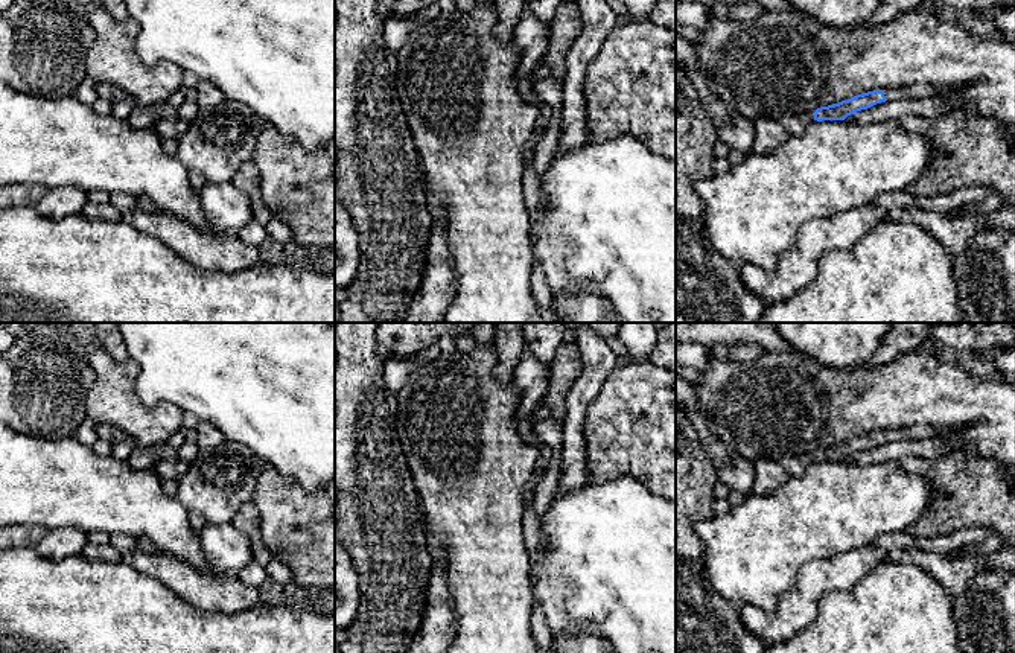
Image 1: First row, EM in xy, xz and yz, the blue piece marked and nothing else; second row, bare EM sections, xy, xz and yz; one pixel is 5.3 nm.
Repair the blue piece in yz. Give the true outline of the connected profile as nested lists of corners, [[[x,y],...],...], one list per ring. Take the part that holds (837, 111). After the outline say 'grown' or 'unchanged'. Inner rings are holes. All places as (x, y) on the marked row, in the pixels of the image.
[[[913,85],[913,87],[902,87],[902,88],[873,90],[863,94],[857,94],[838,104],[820,107],[813,114],[811,113],[790,114],[790,116],[779,116],[778,119],[785,126],[790,135],[800,137],[814,120],[817,122],[845,120],[848,116],[857,111],[867,110],[886,100],[892,100],[892,99],[918,100],[918,99],[931,97],[940,93],[943,93],[943,90],[937,90],[931,85]]]; grown

